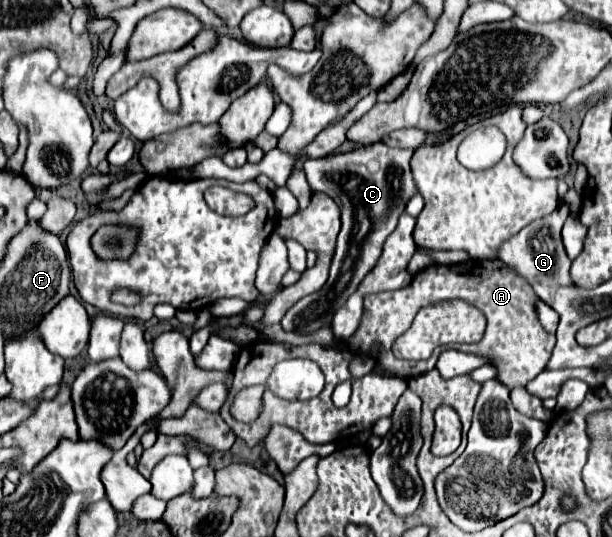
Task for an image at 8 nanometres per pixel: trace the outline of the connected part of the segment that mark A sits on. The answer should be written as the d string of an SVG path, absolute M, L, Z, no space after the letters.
M467 260L463 264L431 266L431 270L421 270L411 280L411 286L405 286L403 290L365 296L363 318L359 322L359 330L355 330L355 334L349 340L345 340L345 346L349 346L357 354L369 354L375 344L381 344L381 350L377 352L377 358L375 358L377 366L401 378L419 376L427 370L433 370L441 352L435 352L429 360L405 362L405 360L397 360L391 354L391 344L411 326L415 314L423 306L431 306L435 302L445 302L453 298L459 298L475 306L477 310L481 310L487 318L487 328L485 328L485 336L477 344L453 344L441 350L453 348L459 352L477 354L477 356L487 358L497 368L499 382L503 382L509 390L517 386L525 386L537 374L545 370L551 358L553 346L555 346L555 336L547 334L537 318L535 304L539 298L529 286L529 282L525 278L519 278L519 274L515 274L515 268L507 266L501 260L495 260L495 262Z

